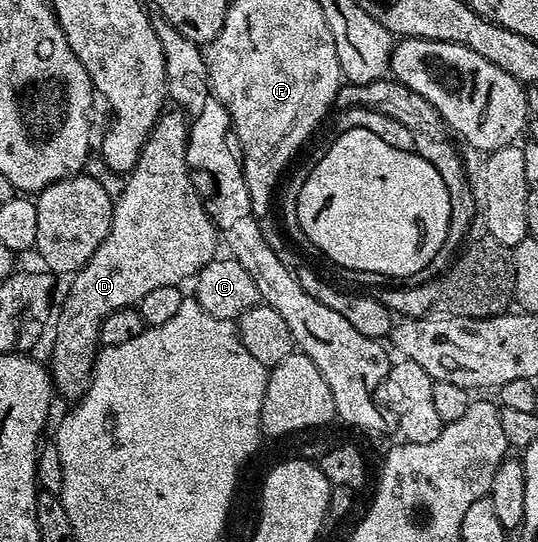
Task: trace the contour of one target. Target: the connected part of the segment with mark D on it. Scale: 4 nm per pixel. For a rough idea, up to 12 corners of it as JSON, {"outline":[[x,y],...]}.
{"outline":[[165,110],[71,276],[52,386],[88,392],[106,317],[217,258],[188,166]]}

